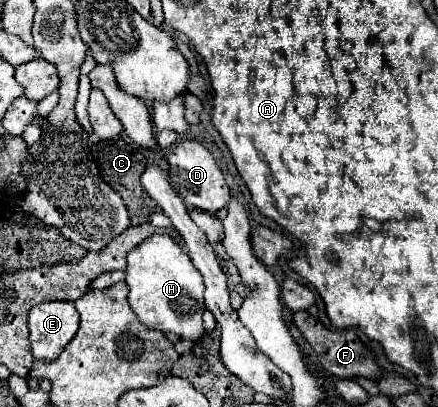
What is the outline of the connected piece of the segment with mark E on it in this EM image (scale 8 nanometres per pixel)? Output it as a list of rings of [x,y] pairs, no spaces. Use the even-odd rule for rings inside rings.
[[[44,302],[28,312],[34,358],[54,360],[76,336],[80,316],[72,302]]]

